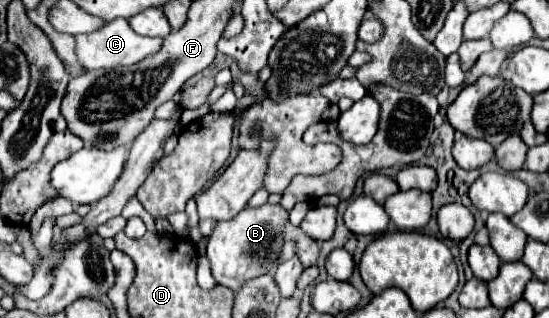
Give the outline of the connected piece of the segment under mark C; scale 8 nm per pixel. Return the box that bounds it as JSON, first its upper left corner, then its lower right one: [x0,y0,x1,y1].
[76,17,162,69]

